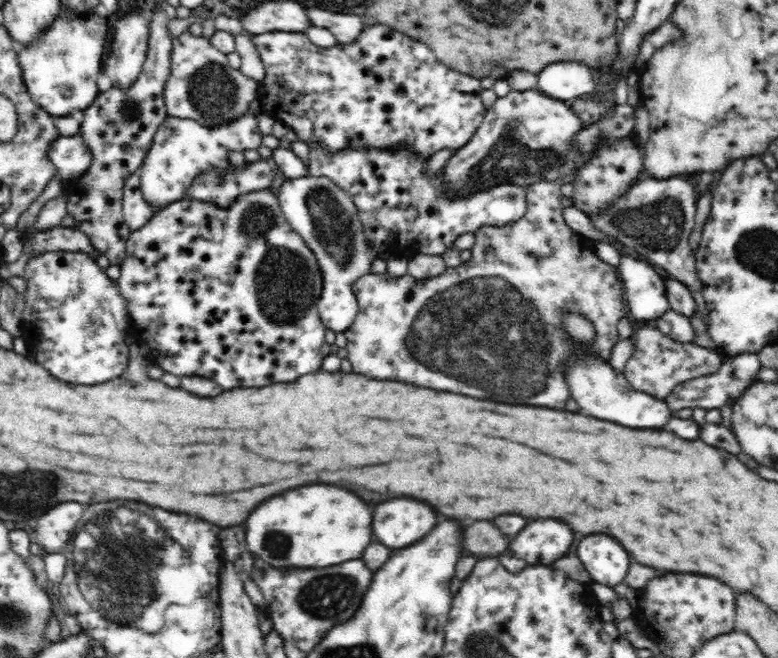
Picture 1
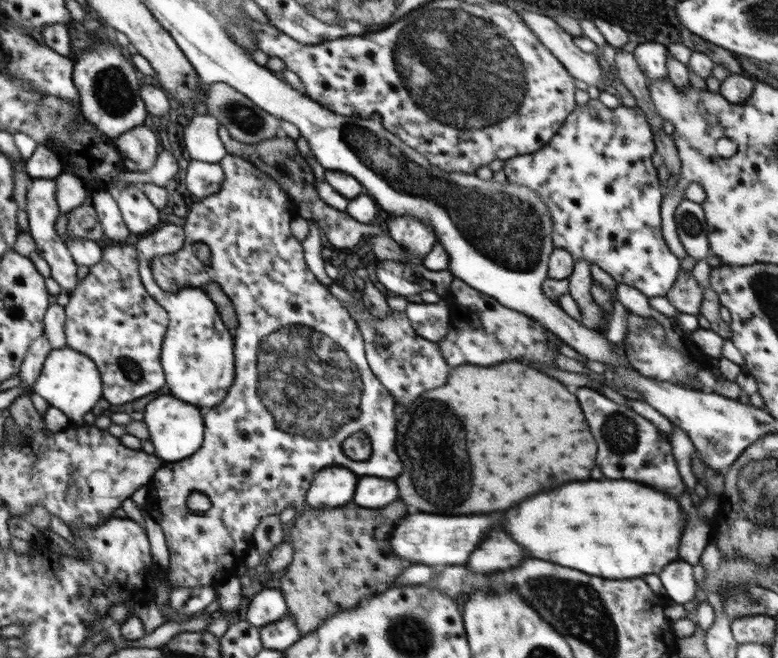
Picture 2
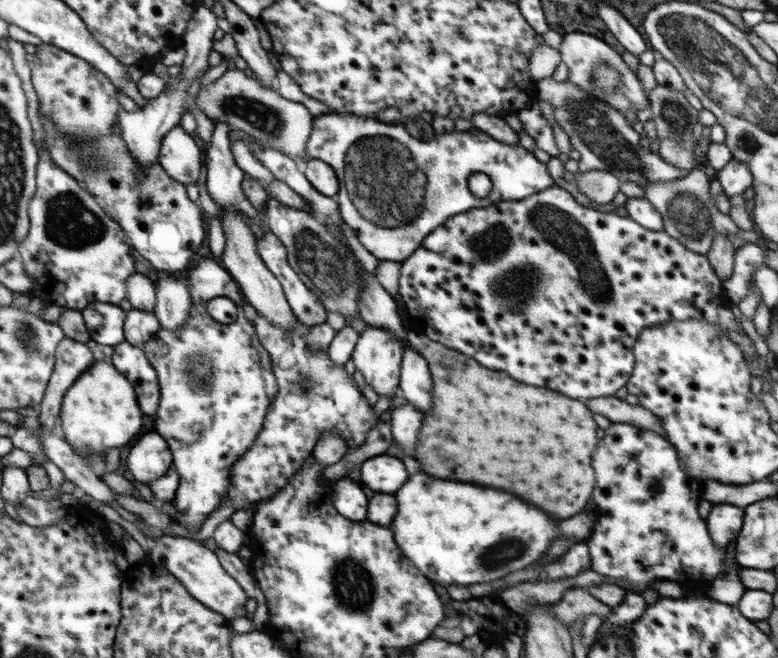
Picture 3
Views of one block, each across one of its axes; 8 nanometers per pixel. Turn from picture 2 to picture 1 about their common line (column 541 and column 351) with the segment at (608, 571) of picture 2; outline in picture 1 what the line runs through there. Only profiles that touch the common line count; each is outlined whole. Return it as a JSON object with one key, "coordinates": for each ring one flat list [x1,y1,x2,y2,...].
{"coordinates":[[314,484,270,498,248,516,242,527,245,530,242,548,252,552,254,559,264,560,274,568,324,568,362,556,364,548,372,542,372,510,366,502,348,490]]}

